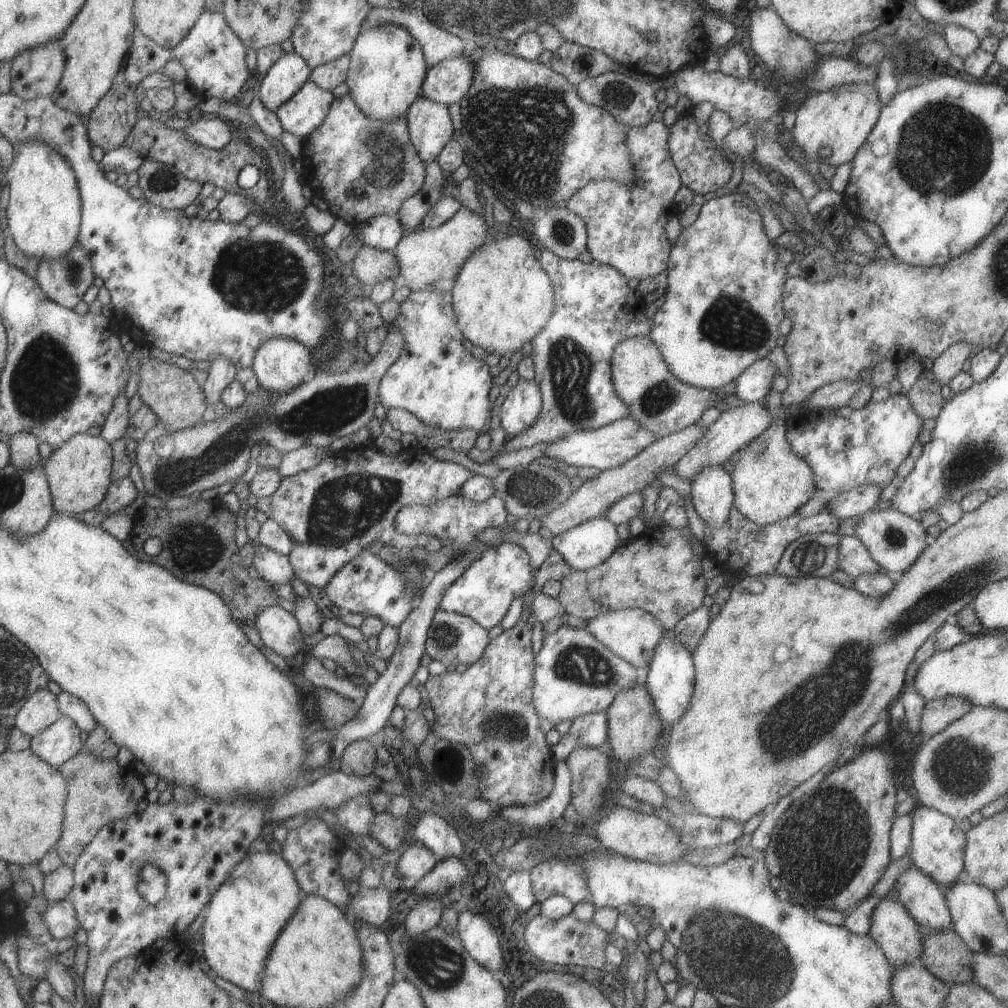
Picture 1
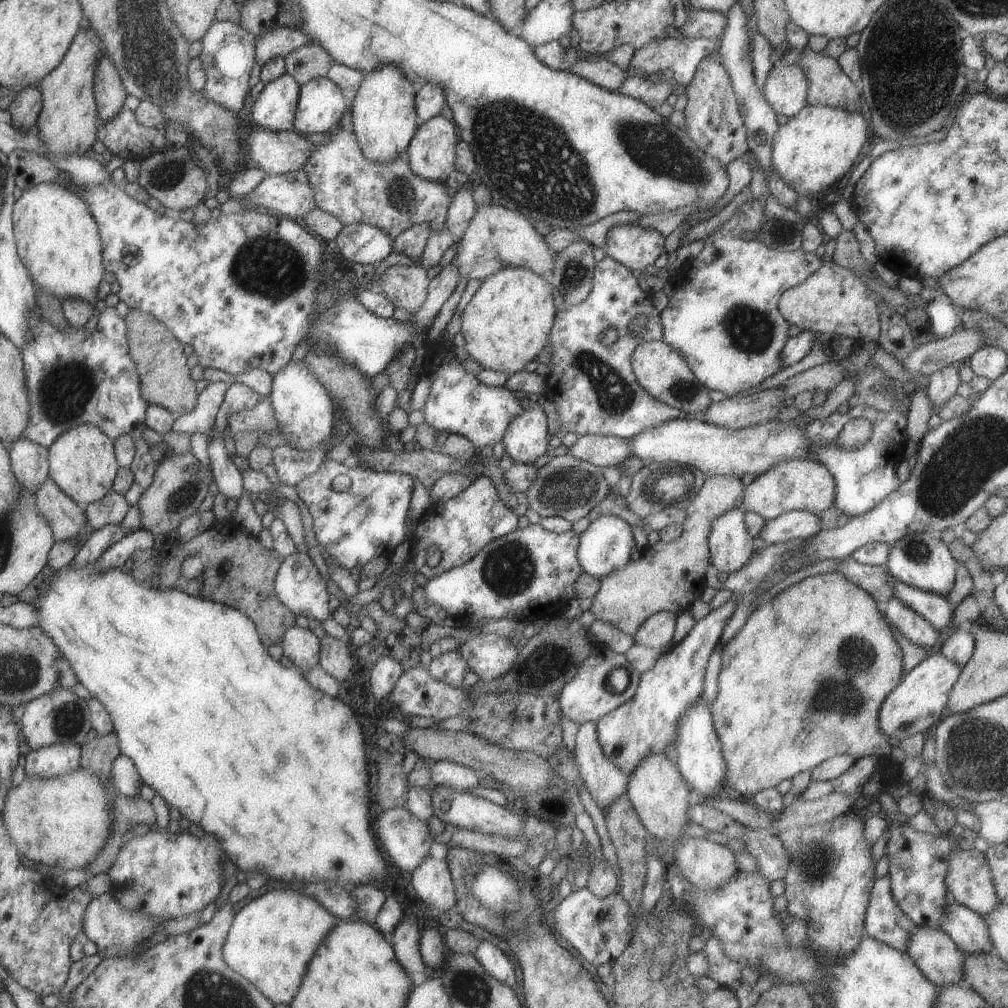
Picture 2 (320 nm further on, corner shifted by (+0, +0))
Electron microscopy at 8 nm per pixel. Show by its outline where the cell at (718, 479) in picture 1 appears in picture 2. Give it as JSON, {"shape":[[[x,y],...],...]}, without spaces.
{"shape":[[[741,507],[728,510],[712,520],[708,534],[708,553],[710,564],[715,566],[717,573],[729,574],[740,569],[748,561],[755,548],[756,542],[750,532],[747,532],[744,510]]]}

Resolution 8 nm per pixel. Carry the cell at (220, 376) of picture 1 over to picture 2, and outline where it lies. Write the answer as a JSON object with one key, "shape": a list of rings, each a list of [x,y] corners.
{"shape":[[[214,426],[205,434],[207,436],[208,457],[212,476],[217,486],[217,492],[223,494],[225,498],[238,498],[246,491],[243,488],[242,476],[239,470],[233,465],[230,455],[223,447],[221,433],[214,430]]]}

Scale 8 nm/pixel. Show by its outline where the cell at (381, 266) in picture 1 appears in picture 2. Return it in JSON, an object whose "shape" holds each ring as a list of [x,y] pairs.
{"shape":[[[417,263],[388,267],[375,278],[381,280],[383,294],[395,308],[403,308],[413,316],[425,302],[429,278],[427,271]]]}

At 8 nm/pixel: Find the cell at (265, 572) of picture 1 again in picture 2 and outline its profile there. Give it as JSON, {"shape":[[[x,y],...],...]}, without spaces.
{"shape":[[[296,551],[284,557],[274,578],[274,591],[284,607],[287,607],[295,616],[301,615],[308,620],[323,622],[331,616],[332,610],[327,601],[327,588],[321,576],[307,553]]]}

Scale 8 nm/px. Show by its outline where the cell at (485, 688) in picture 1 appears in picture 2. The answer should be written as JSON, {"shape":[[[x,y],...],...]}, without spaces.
{"shape":[[[454,649],[431,659],[427,670],[434,679],[460,687],[463,685],[464,673],[469,670],[469,666],[460,652]]]}

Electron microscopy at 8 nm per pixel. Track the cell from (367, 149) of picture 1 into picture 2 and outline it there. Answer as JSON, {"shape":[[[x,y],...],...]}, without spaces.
{"shape":[[[336,125],[329,130],[333,134],[330,142],[317,145],[308,156],[303,170],[313,189],[317,209],[328,212],[341,221],[342,225],[363,223],[380,228],[393,240],[401,232],[414,224],[427,223],[431,231],[443,231],[446,223],[446,212],[452,193],[445,183],[425,180],[411,172],[406,156],[394,158],[386,163],[368,161],[361,152],[354,133]]]}

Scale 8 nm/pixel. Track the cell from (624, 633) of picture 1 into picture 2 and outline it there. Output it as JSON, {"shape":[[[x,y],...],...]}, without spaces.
{"shape":[[[659,611],[648,616],[632,636],[635,643],[650,649],[660,649],[671,641],[677,614]]]}

